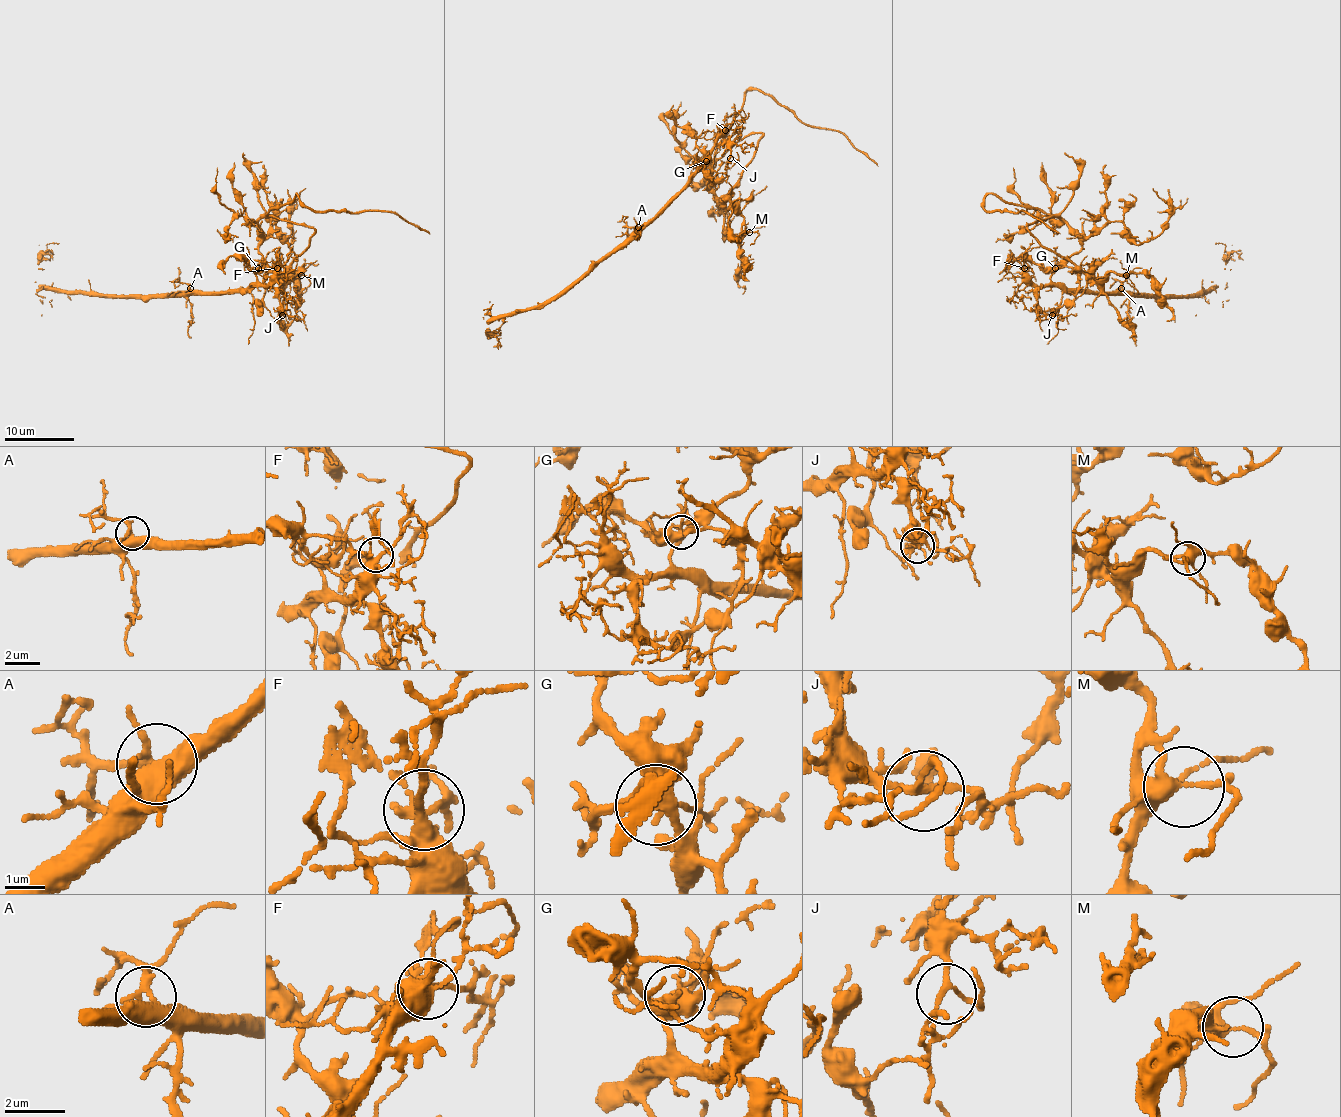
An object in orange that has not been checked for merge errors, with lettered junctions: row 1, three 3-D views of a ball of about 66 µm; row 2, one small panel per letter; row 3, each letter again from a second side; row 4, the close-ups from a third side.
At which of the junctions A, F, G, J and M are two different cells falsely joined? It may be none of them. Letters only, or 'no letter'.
G

